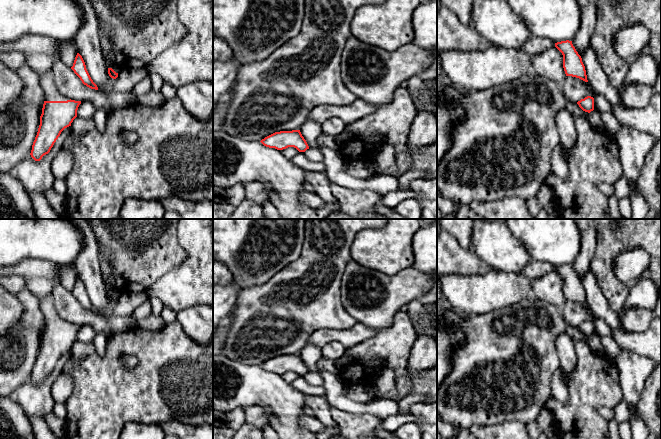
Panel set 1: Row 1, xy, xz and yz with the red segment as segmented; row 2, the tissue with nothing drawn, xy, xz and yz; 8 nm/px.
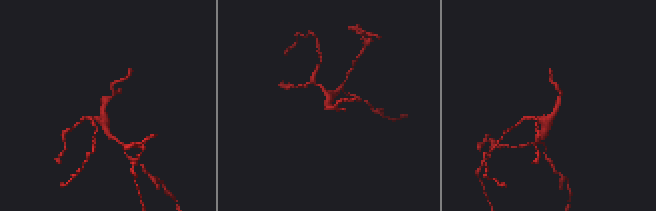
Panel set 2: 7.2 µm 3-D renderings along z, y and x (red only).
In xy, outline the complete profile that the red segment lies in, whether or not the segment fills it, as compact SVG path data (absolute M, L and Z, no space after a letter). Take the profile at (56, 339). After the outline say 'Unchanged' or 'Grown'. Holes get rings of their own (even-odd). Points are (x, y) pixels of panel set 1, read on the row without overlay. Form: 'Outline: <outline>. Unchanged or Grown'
Outline: M52 295L40 299L40 310L44 315L44 328L30 377L35 385L40 385L48 378L61 356L71 350L81 328L81 325L68 323L59 317Z. Grown

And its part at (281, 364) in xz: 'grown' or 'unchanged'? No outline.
unchanged

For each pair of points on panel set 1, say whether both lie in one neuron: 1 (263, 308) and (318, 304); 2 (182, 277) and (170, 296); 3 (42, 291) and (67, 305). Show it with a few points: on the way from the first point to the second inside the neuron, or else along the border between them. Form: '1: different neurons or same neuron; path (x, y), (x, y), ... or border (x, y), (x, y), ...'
1: same neuron; path (277, 308), (304, 305)
2: same neuron; path (182, 282), (174, 291)
3: different neurons; border (57, 282), (50, 294)

